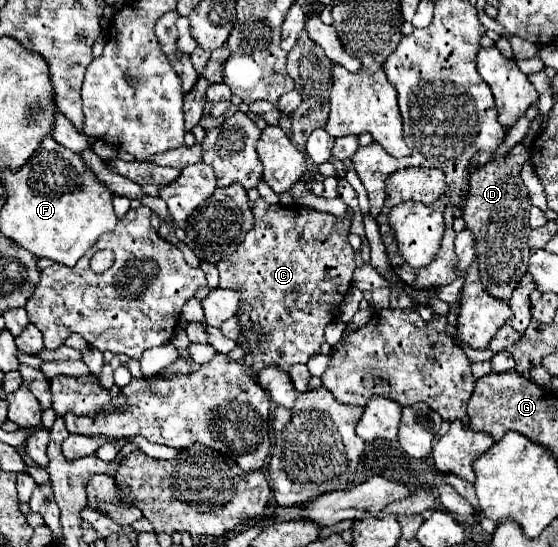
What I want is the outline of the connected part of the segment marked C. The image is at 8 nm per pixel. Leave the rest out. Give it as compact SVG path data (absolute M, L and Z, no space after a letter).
M262 198L250 202L250 210L254 214L252 230L246 234L236 252L222 258L216 266L220 272L220 286L232 290L236 288L242 294L238 308L242 338L238 346L244 350L244 366L248 374L256 376L264 368L288 368L294 362L308 362L310 356L320 352L324 328L338 318L338 308L350 290L356 262L354 250L348 242L350 218L346 216L338 218L332 214L314 212L312 208L300 204L270 206Z

